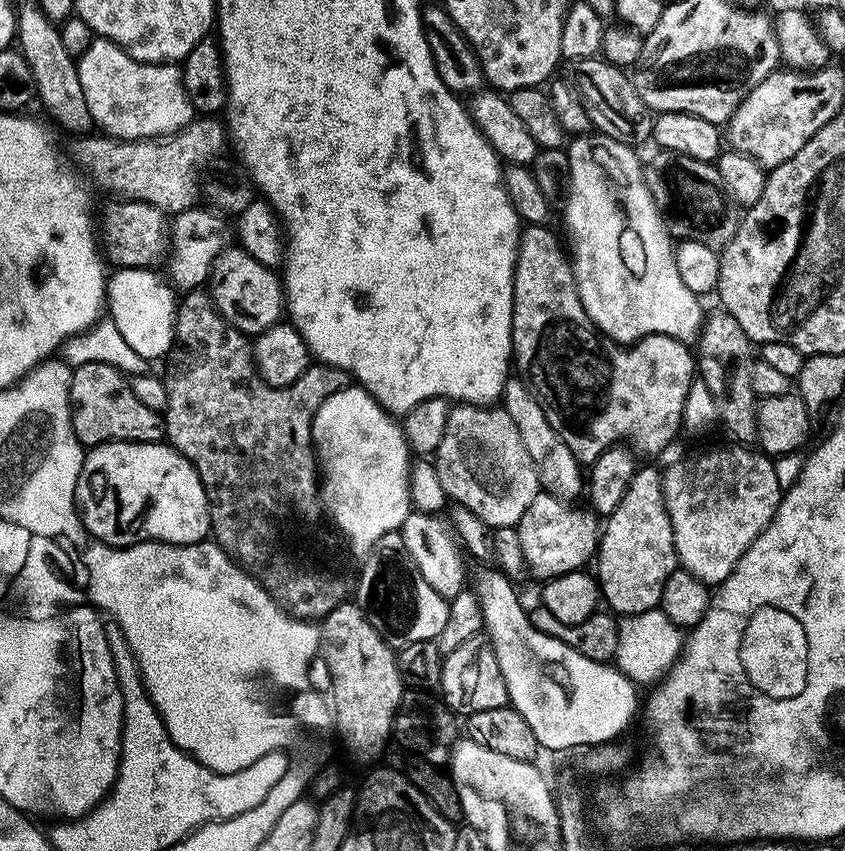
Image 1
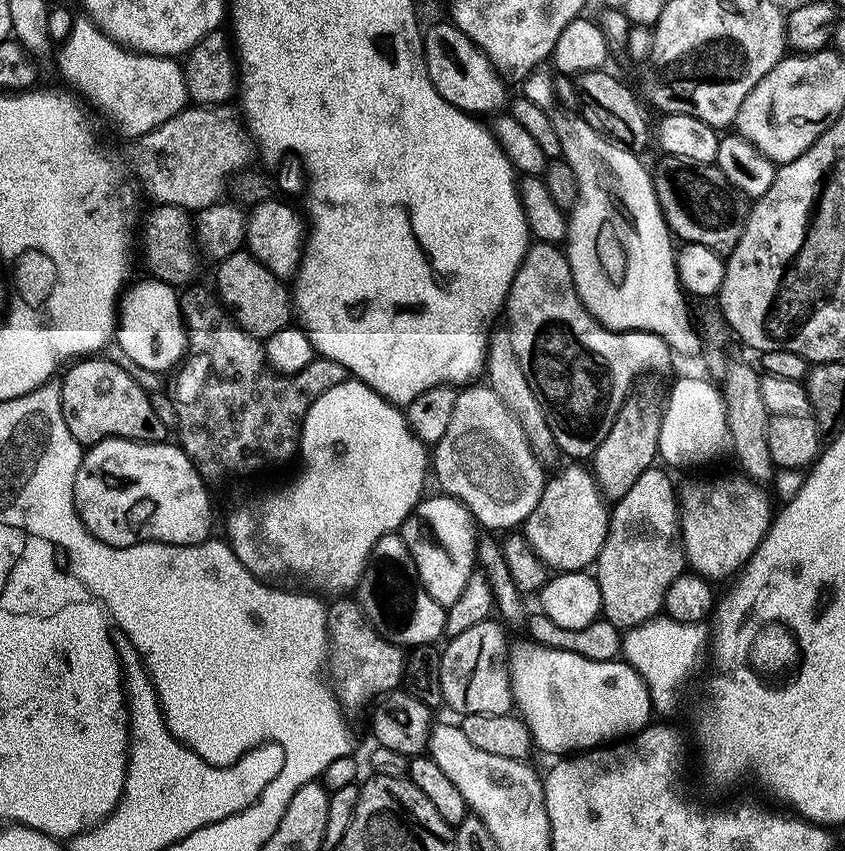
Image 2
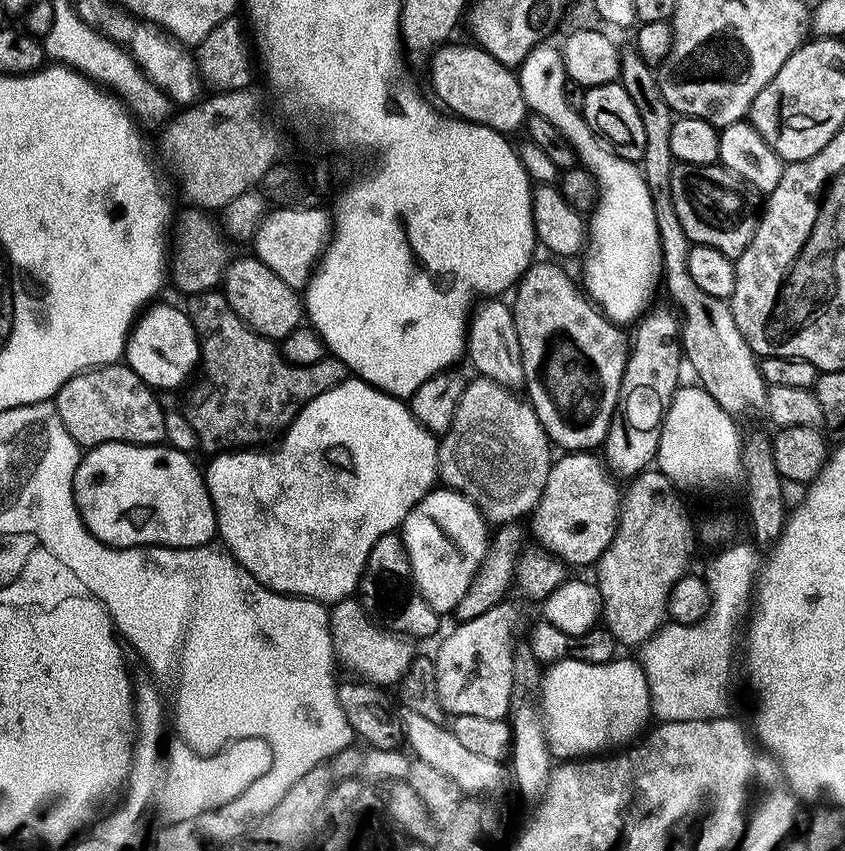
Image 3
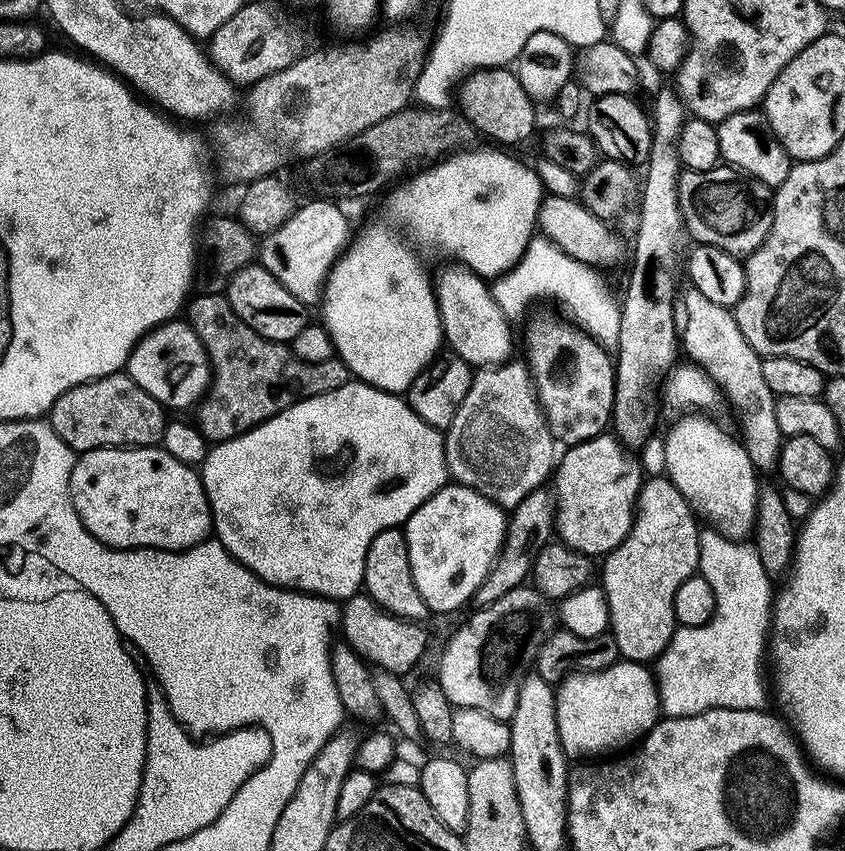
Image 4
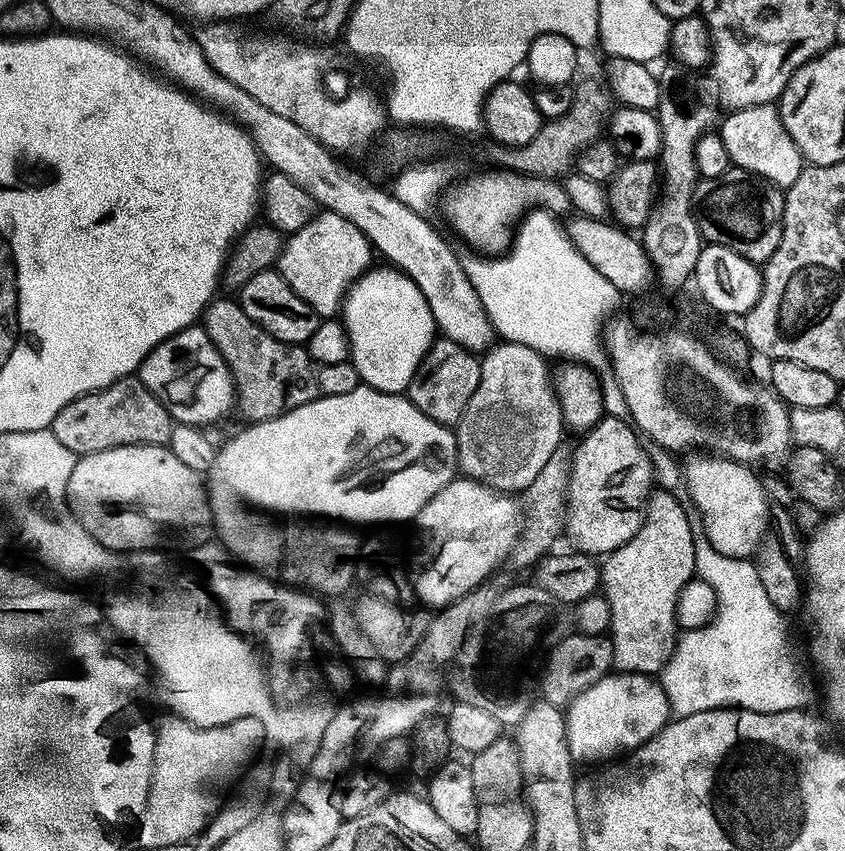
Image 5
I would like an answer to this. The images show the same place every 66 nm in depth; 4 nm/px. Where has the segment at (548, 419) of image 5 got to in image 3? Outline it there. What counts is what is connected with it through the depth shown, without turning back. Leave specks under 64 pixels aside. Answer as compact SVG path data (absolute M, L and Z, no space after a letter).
M475 379L468 380L462 402L458 402L458 410L454 410L454 422L450 422L450 426L439 437L436 471L439 483L445 489L460 492L478 508L485 520L499 526L519 521L535 509L546 486L554 455L542 422L538 422L538 414L523 395L493 380Z

